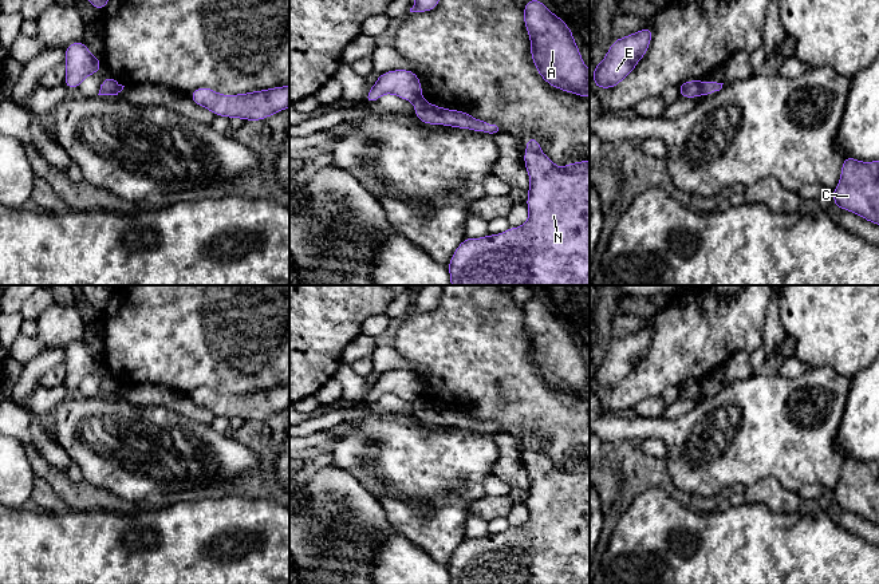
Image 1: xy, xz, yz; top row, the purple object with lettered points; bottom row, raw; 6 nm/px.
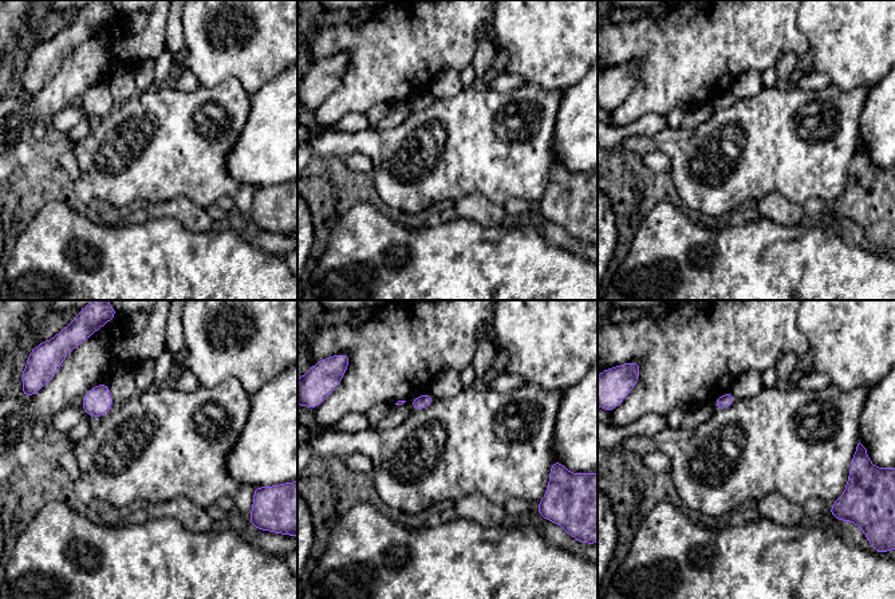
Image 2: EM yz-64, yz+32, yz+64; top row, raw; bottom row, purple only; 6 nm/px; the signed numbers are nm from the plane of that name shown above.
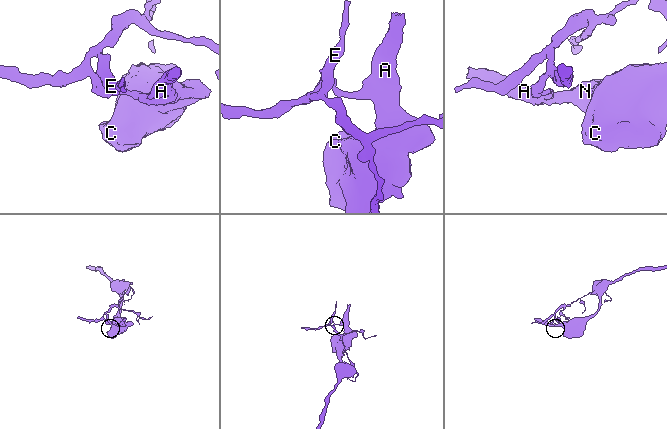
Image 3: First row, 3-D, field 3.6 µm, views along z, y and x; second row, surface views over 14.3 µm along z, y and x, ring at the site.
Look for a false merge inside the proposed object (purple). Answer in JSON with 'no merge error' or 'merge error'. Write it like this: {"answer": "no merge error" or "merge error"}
{"answer": "merge error"}

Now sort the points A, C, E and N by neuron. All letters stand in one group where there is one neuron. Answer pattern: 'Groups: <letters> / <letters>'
Groups: A C N / E

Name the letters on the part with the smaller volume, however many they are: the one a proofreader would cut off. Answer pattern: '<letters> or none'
E

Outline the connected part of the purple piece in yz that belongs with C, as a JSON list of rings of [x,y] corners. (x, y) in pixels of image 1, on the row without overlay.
[[[844,457],[839,484],[831,496],[836,508],[879,525],[879,461]]]

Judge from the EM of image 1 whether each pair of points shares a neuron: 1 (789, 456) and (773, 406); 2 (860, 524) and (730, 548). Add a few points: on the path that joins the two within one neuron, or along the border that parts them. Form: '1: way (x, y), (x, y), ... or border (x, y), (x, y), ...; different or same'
1: way (789, 444), (789, 435), (773, 418); same
2: border (838, 523), (864, 540); different

